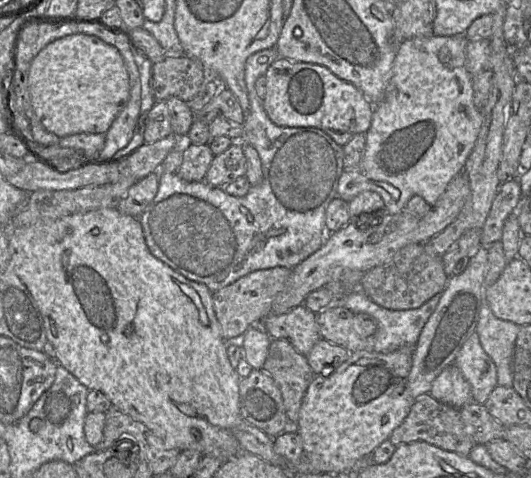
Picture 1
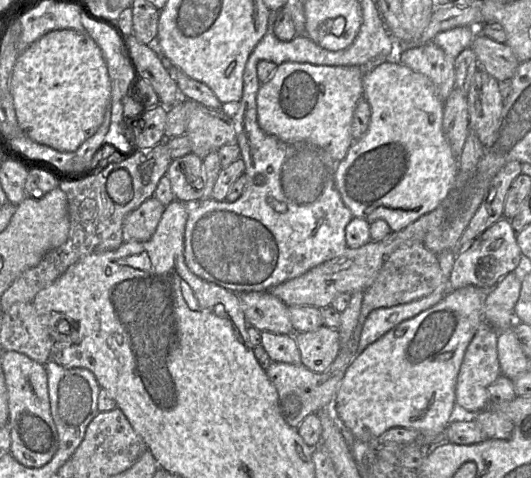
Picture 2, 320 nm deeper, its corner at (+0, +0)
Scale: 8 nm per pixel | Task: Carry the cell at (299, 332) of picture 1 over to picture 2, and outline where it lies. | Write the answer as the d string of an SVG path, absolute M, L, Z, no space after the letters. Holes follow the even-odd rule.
M252 291L238 294L248 325L259 331L293 335L289 307L270 291Z

